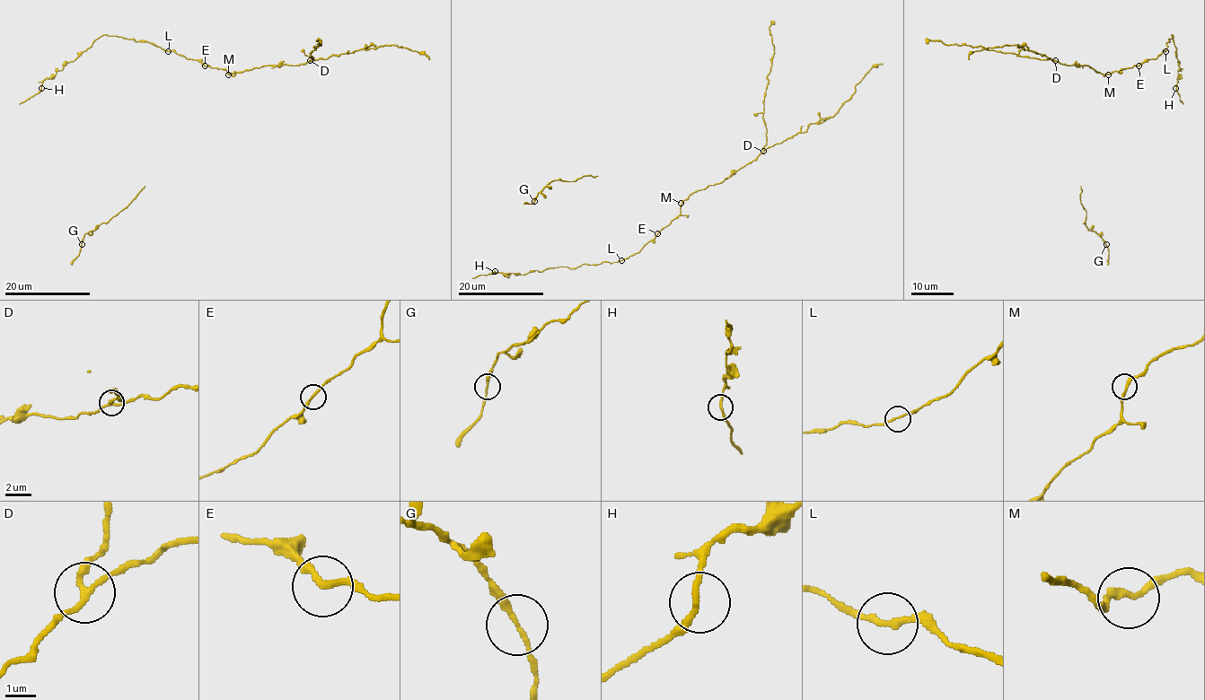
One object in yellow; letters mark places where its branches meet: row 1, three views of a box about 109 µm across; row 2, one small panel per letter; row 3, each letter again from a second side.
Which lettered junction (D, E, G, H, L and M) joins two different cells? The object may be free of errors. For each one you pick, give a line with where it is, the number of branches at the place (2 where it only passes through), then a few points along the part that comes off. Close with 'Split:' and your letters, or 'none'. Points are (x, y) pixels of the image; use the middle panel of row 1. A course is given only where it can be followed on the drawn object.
D: place (763, 151); branches 3; course (763, 151), (766, 144), (764, 98), (774, 55), (769, 30), (775, 22)
Split: D

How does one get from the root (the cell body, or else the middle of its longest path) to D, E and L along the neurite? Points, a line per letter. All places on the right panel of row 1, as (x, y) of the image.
D: (1113, 71), (1103, 75), (1088, 65), (1068, 65), (1055, 60)
E: (1113, 71), (1139, 65)
L: (1113, 71), (1139, 65), (1165, 51)

